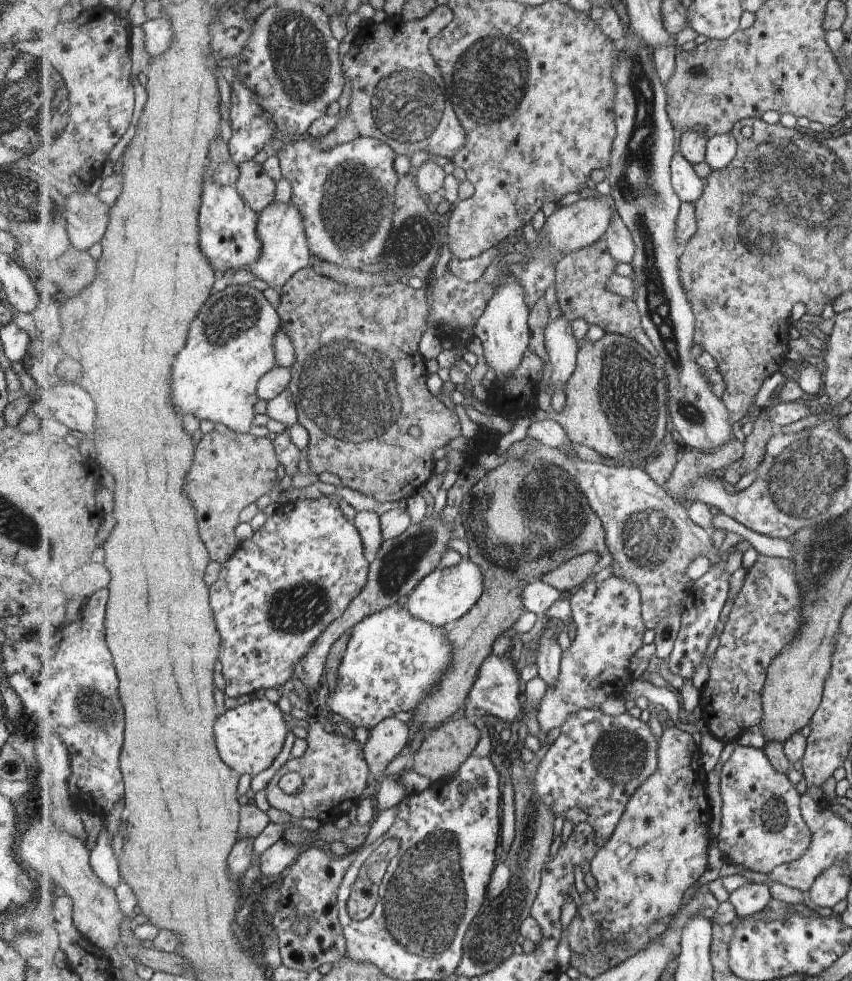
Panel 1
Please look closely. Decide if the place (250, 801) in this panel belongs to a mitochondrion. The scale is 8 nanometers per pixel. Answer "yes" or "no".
no

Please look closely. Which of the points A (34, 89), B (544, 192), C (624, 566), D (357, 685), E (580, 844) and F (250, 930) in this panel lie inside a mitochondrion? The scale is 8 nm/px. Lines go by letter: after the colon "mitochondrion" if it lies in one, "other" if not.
A: mitochondrion
B: other
C: mitochondrion
D: other
E: other
F: other

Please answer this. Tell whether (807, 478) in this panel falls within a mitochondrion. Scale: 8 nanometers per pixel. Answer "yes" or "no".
yes

